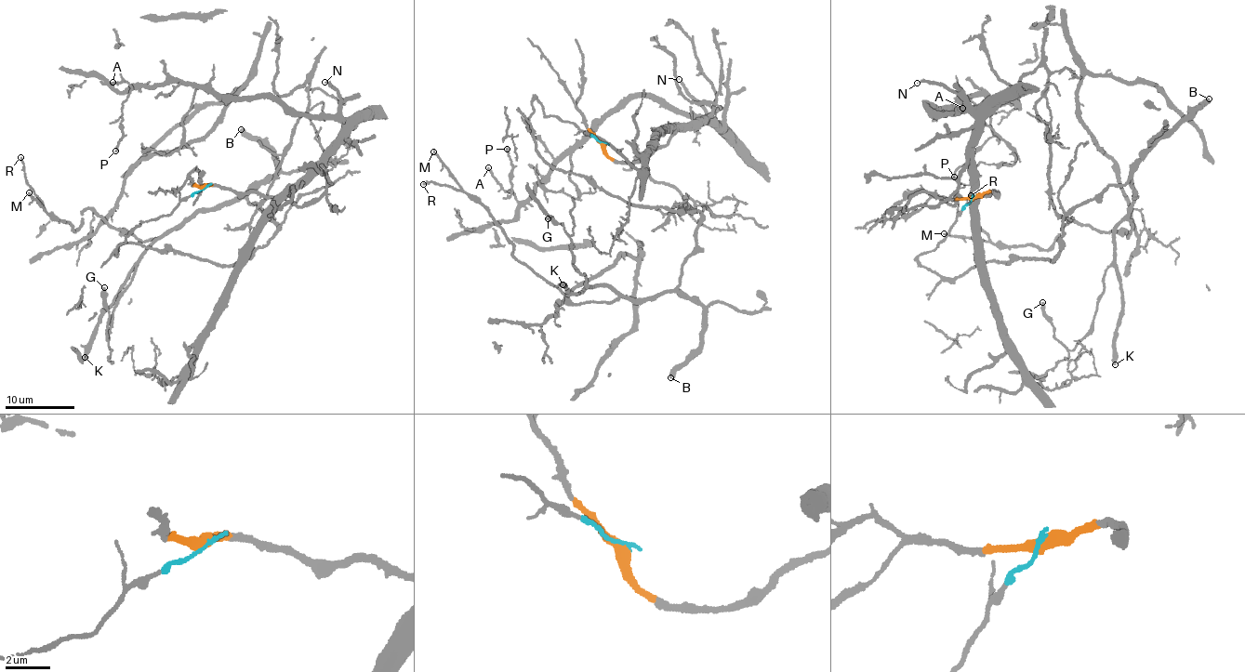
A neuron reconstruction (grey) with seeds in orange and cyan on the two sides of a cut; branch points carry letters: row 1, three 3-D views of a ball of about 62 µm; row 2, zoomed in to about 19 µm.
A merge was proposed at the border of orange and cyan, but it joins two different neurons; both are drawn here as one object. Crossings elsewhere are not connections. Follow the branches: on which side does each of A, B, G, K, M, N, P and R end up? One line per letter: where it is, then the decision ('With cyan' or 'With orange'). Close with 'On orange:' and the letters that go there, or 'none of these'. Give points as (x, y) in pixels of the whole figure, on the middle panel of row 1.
A: Place: (488, 167). With orange
B: Place: (670, 377). With cyan
G: Place: (548, 218). With cyan
K: Place: (562, 284). With cyan
M: Place: (433, 151). With cyan
N: Place: (679, 79). With orange
P: Place: (507, 149). With orange
R: Place: (423, 184). With cyan
On orange: A, N, P

